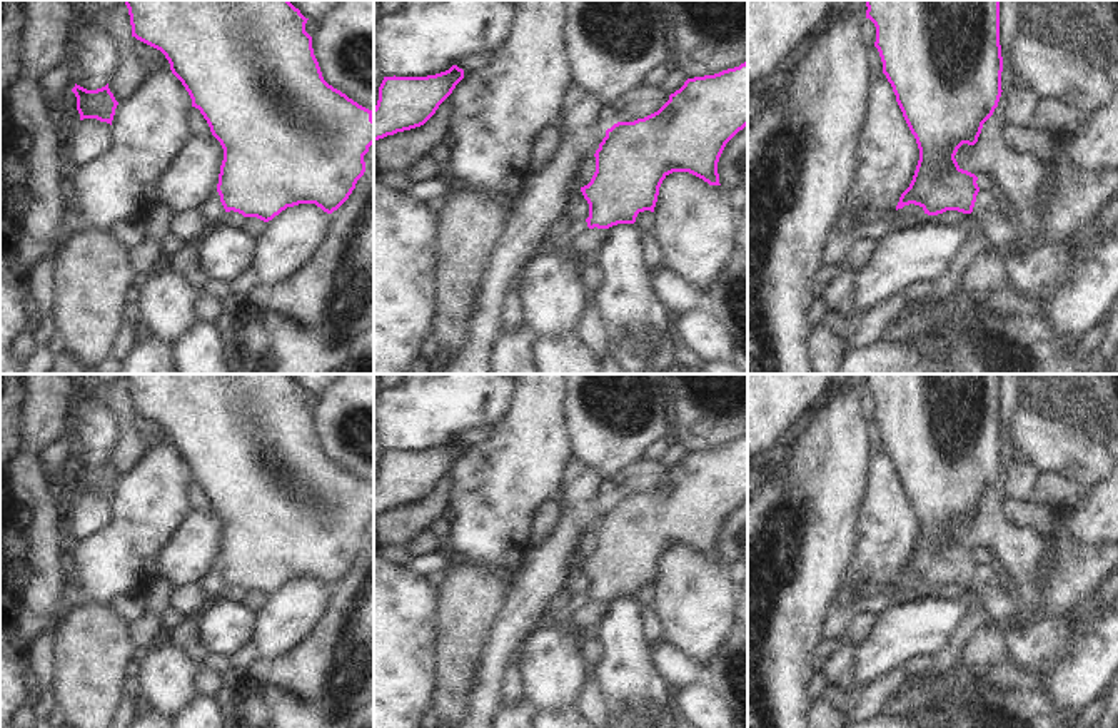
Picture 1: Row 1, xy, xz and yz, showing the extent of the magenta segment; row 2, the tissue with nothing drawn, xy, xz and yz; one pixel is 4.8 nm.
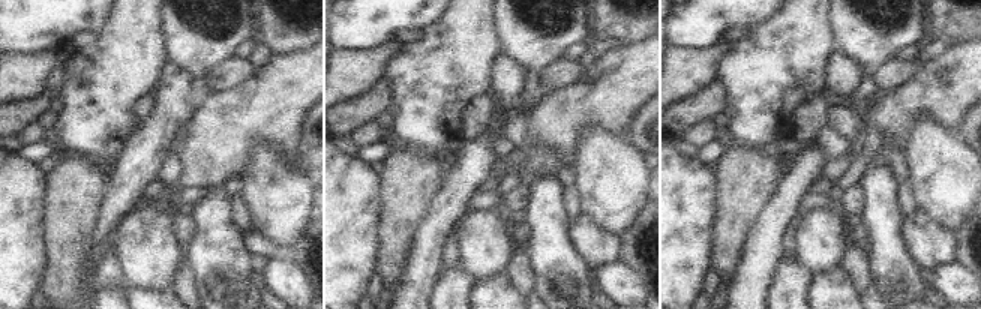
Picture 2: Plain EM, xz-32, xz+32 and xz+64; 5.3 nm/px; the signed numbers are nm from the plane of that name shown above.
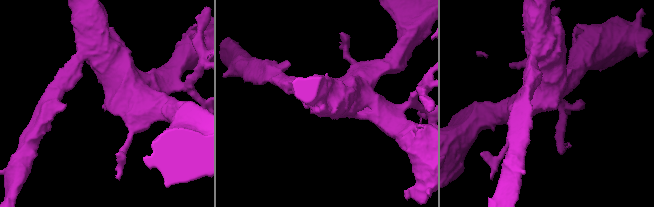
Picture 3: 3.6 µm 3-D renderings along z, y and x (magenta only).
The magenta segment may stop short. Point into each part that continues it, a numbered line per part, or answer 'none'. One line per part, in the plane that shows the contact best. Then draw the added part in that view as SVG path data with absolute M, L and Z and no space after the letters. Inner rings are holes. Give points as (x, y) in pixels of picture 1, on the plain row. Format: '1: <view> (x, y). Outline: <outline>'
none

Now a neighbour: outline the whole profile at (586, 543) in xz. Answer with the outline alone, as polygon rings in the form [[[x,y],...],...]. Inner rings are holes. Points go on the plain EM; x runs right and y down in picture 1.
[[[586,529],[579,536],[577,543],[577,553],[581,556],[581,561],[587,559],[596,546],[596,531],[594,529]]]

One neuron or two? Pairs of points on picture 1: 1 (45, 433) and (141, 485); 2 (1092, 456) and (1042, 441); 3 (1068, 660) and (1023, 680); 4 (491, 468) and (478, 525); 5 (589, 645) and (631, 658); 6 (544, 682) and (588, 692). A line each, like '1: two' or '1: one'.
1: two
2: one
3: two
4: one
5: two
6: two

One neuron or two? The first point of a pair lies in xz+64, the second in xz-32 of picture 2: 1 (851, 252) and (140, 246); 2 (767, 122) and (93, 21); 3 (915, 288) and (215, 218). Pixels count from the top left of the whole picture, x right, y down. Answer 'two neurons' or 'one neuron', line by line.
1: two neurons
2: two neurons
3: one neuron

